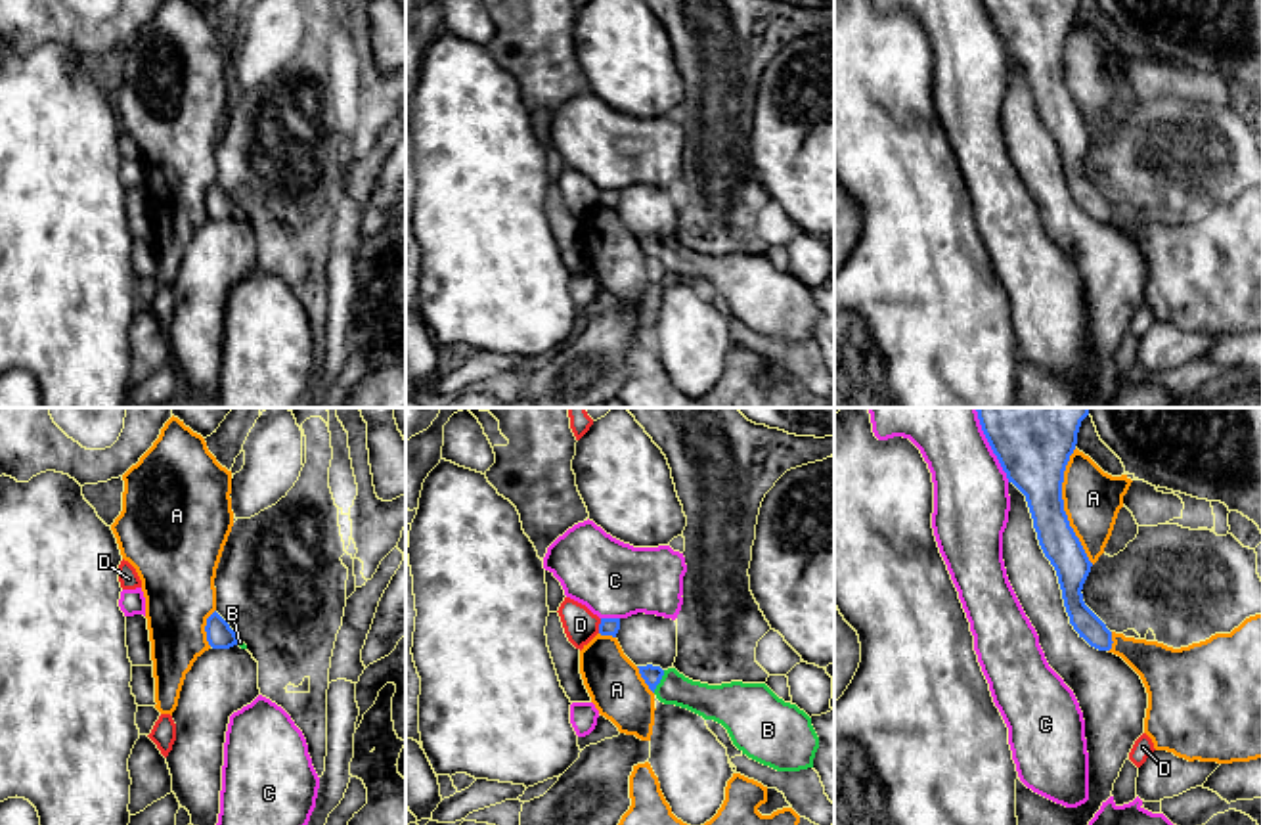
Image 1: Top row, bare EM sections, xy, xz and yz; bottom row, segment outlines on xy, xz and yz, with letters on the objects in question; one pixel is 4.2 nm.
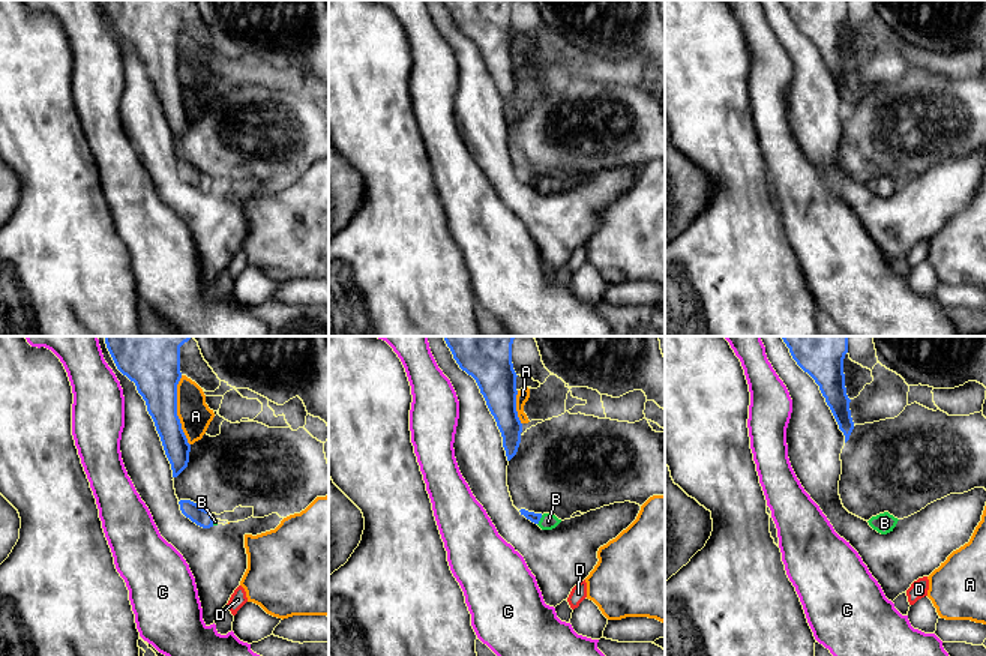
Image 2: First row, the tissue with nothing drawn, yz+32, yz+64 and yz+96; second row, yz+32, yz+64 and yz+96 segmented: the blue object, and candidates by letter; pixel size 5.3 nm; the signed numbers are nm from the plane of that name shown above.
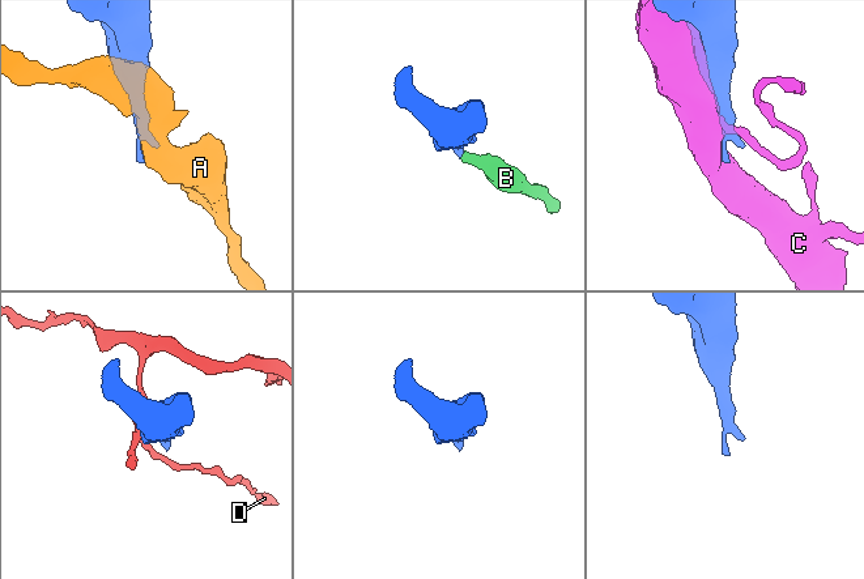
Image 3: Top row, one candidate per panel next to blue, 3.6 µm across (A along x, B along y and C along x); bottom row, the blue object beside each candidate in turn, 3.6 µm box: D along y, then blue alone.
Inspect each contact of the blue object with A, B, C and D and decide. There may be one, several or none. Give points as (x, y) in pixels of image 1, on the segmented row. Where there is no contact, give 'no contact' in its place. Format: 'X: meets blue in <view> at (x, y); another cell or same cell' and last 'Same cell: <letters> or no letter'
A: meets blue in yz at (1062, 506); another cell
B: meets blue in xz at (659, 682); same cell
C: meets blue in yz at (990, 445); another cell
D: meets blue in xz at (599, 626); another cell
Same cell: B

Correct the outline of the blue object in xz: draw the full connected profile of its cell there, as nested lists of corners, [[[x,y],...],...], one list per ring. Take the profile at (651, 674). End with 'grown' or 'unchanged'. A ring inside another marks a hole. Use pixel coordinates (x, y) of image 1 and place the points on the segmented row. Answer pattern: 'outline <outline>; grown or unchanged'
outline [[[637,668],[660,702],[721,724],[733,745],[748,758],[777,771],[813,768],[819,737],[811,718],[779,699],[765,683],[708,685],[685,678],[675,668]]]; grown

